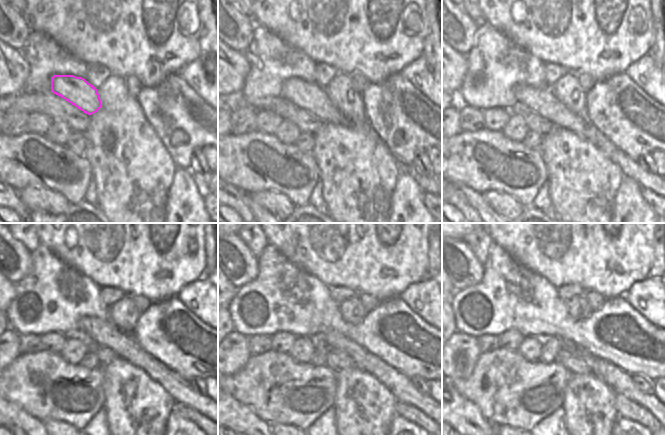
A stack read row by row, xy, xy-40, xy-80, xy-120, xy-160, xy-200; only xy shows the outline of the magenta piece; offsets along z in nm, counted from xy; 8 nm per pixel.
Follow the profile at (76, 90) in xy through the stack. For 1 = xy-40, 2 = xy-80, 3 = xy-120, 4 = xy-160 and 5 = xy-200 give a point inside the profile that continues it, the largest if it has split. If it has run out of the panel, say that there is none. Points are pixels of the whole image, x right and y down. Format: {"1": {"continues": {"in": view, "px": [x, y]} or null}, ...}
{"1": {"continues": {"in": "xy-40", "px": [311, 97]}}, "2": {"continues": {"in": "xy-80", "px": [541, 100]}}, "3": {"continues": {"in": "xy-120", "px": [102, 331]}}, "4": {"continues": {"in": "xy-160", "px": [400, 385]}}, "5": {"continues": {"in": "xy-200", "px": [621, 382]}}}

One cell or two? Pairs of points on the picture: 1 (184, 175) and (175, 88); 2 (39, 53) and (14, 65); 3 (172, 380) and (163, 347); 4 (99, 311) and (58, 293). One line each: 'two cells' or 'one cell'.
1: two cells
2: two cells
3: two cells
4: one cell

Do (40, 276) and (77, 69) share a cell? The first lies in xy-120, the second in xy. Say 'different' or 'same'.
same

